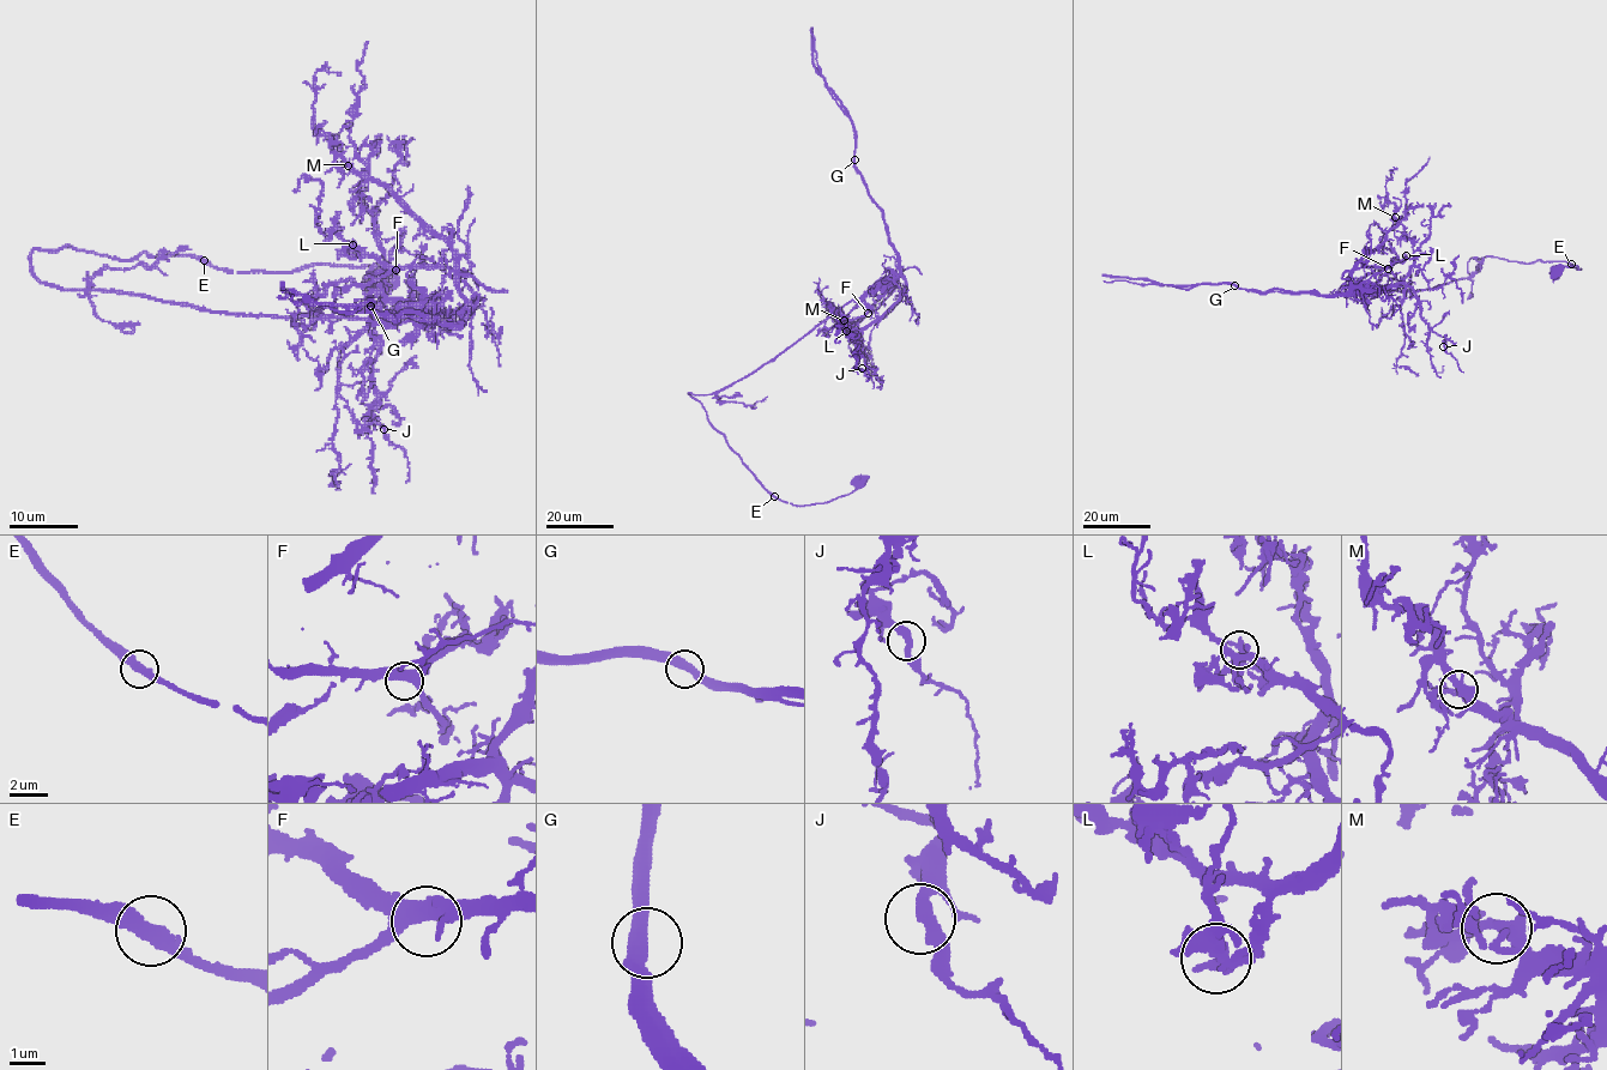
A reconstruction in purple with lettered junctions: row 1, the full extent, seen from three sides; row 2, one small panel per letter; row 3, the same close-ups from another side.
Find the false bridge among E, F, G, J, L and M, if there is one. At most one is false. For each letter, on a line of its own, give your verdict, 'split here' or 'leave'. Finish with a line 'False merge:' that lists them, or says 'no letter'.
E: leave
F: leave
G: split here
J: leave
L: leave
M: leave
False merge: G

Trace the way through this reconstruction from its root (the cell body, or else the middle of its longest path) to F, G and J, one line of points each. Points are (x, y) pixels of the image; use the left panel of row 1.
F: (379, 278), (369, 266), (31, 253), (31, 271), (64, 289), (273, 316), (328, 316), (339, 289), (396, 270)
G: (379, 278), (369, 266), (224, 271), (191, 257), (31, 253), (31, 271), (64, 289), (460, 326), (369, 306)
J: (379, 278), (31, 253), (44, 283), (210, 310), (380, 320), (415, 302), (372, 320), (384, 429)

